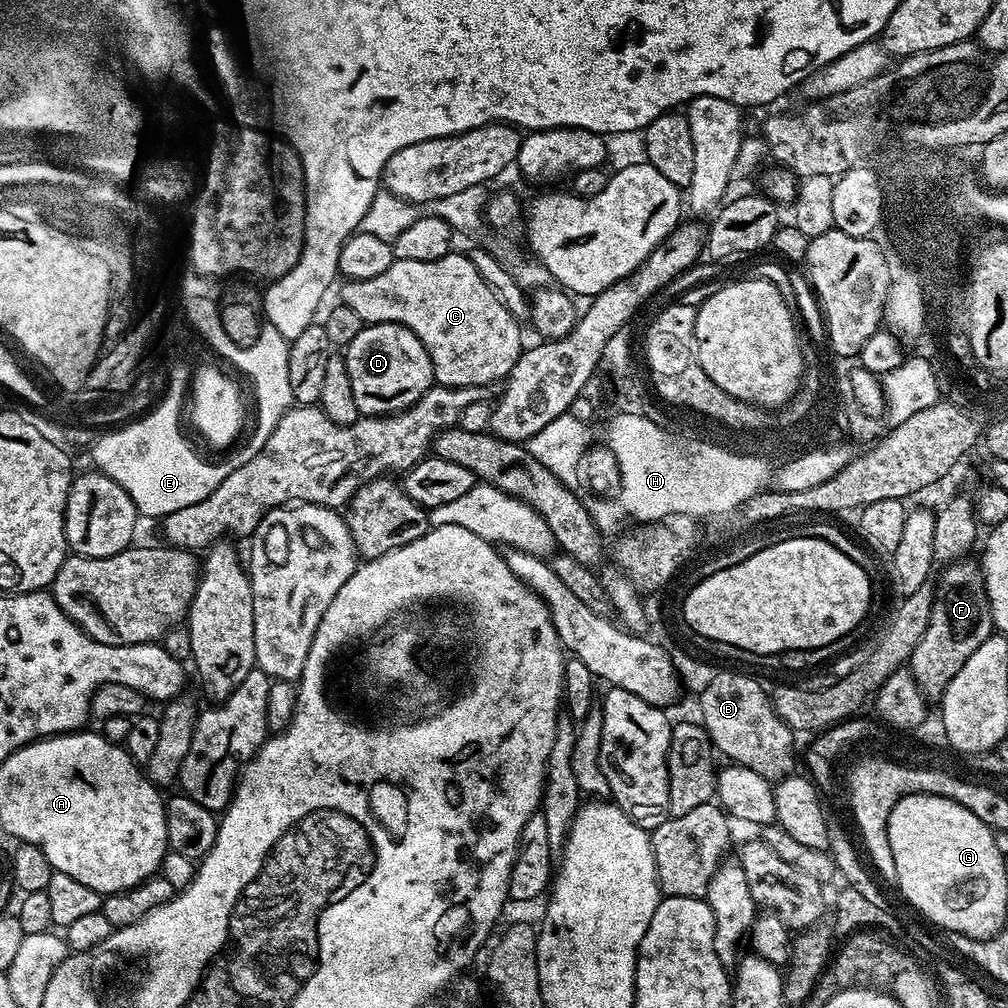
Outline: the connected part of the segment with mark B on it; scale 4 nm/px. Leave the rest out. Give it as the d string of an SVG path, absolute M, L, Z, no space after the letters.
M720 670L714 682L698 693L700 700L699 723L708 733L709 741L717 753L729 756L733 765L749 768L762 774L770 782L793 771L791 728L778 718L769 693L752 676L740 672Z

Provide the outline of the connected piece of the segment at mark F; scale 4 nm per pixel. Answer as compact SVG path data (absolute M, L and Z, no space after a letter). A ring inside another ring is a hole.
M970 559L949 563L943 569L945 572L939 574L929 625L912 654L910 671L928 698L943 696L950 678L966 666L966 658L970 658L970 654L974 654L974 650L978 650L978 646L982 646L982 642L994 632L984 574L979 563Z

